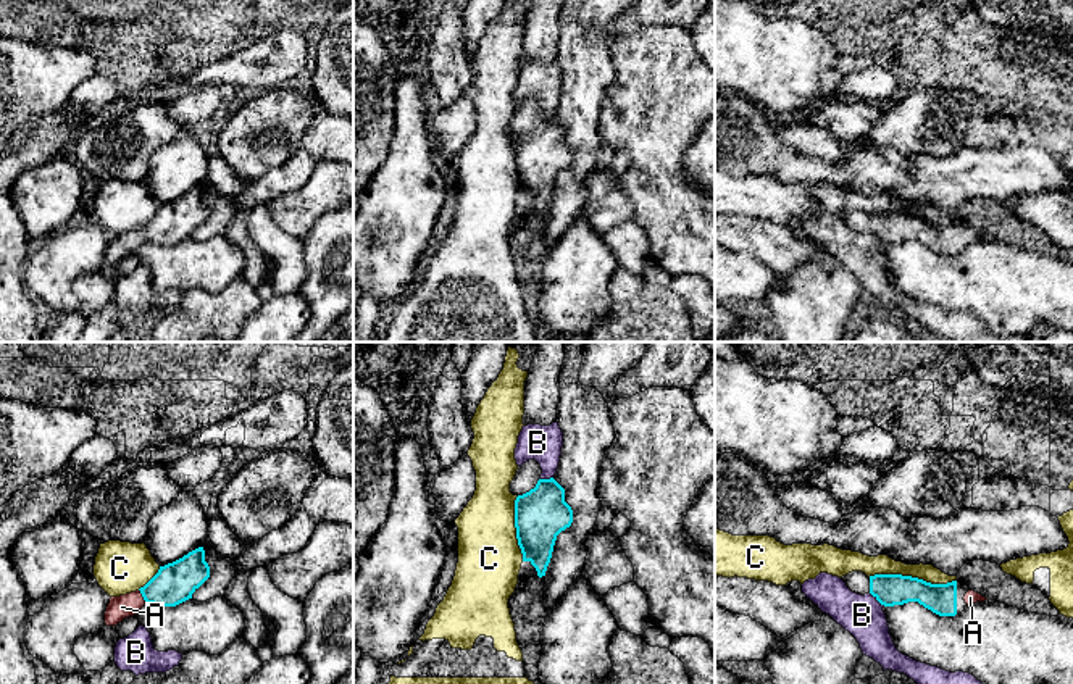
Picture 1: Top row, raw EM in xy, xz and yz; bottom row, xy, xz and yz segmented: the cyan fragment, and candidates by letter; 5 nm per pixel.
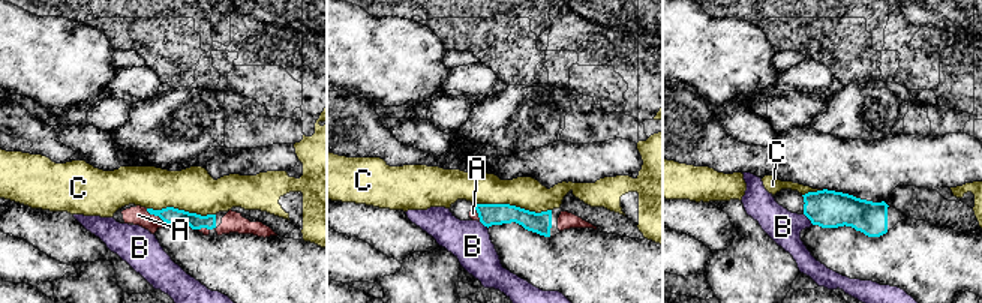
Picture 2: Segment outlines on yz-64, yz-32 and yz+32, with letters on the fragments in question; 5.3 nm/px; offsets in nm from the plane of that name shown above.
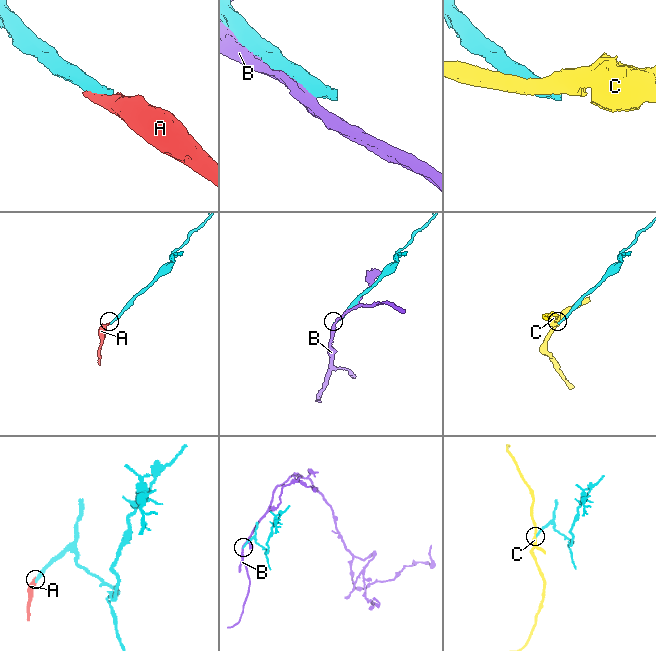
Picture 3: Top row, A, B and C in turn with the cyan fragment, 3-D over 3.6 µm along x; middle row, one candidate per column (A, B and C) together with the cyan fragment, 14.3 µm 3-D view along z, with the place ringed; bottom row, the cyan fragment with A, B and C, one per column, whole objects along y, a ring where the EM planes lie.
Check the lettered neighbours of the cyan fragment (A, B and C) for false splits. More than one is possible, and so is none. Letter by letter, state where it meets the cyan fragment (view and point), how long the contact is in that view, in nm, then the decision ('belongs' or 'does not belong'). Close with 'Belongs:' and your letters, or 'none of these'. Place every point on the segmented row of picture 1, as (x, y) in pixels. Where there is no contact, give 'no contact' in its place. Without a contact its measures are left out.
A: contact xy (142, 596); length 70 nm; belongs
B: contact yz (878, 600); length 100 nm; does not belong
C: contact yz (910, 576); length 440 nm; does not belong
Belongs: A

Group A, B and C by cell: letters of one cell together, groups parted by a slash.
A / B / C

